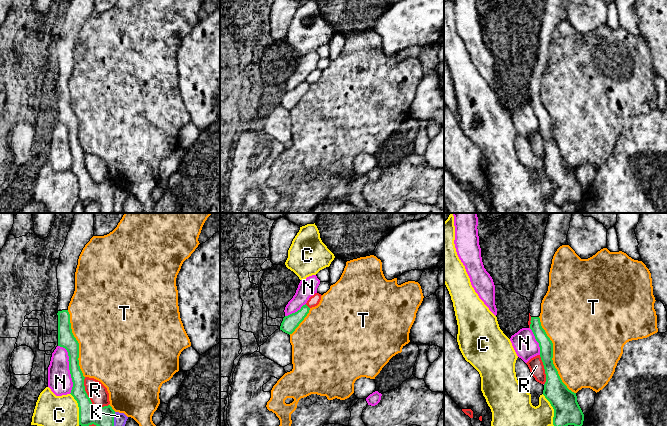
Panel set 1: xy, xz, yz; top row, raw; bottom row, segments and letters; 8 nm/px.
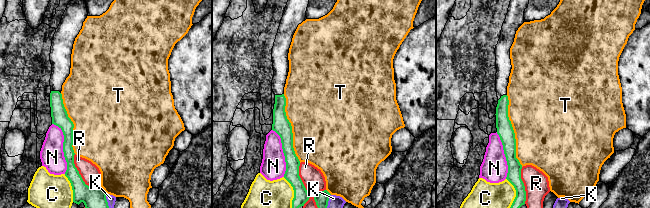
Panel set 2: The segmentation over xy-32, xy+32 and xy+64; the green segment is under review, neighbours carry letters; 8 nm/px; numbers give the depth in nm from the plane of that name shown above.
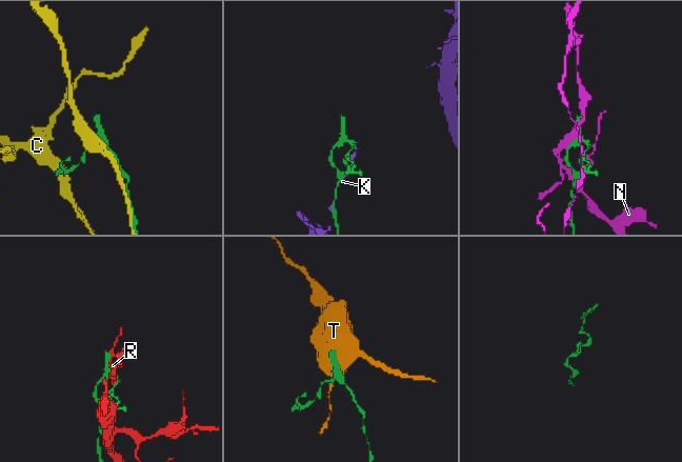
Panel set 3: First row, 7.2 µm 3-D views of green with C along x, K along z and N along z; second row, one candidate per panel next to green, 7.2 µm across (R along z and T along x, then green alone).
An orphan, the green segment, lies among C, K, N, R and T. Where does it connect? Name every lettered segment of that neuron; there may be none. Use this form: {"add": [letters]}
{"add": []}

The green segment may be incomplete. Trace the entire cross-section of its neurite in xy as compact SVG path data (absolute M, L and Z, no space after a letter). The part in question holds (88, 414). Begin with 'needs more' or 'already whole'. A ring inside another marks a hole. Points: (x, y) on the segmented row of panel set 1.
needs more | M75 213L57 266L58 279L58 346L67 350L73 382L71 395L78 403L79 425L114 426L115 411L110 405L97 408L88 397L79 366L79 343L71 329L68 306L75 291L75 272L79 256L94 236L94 213Z

